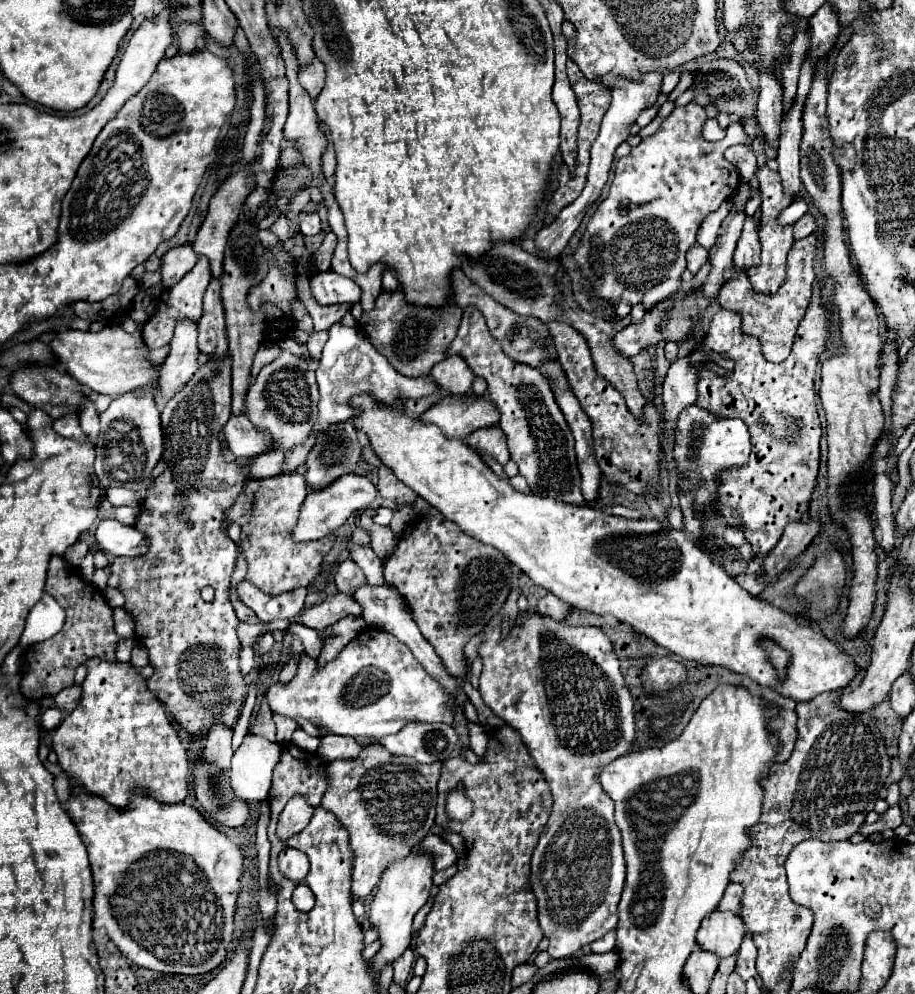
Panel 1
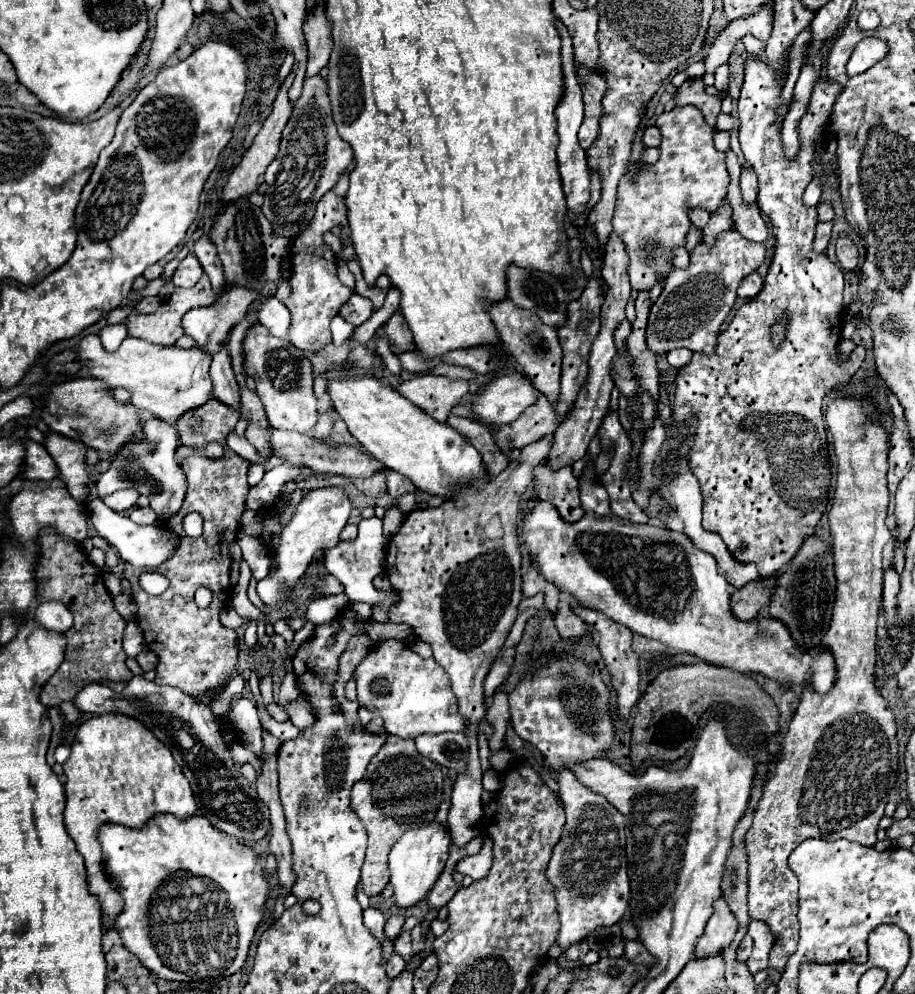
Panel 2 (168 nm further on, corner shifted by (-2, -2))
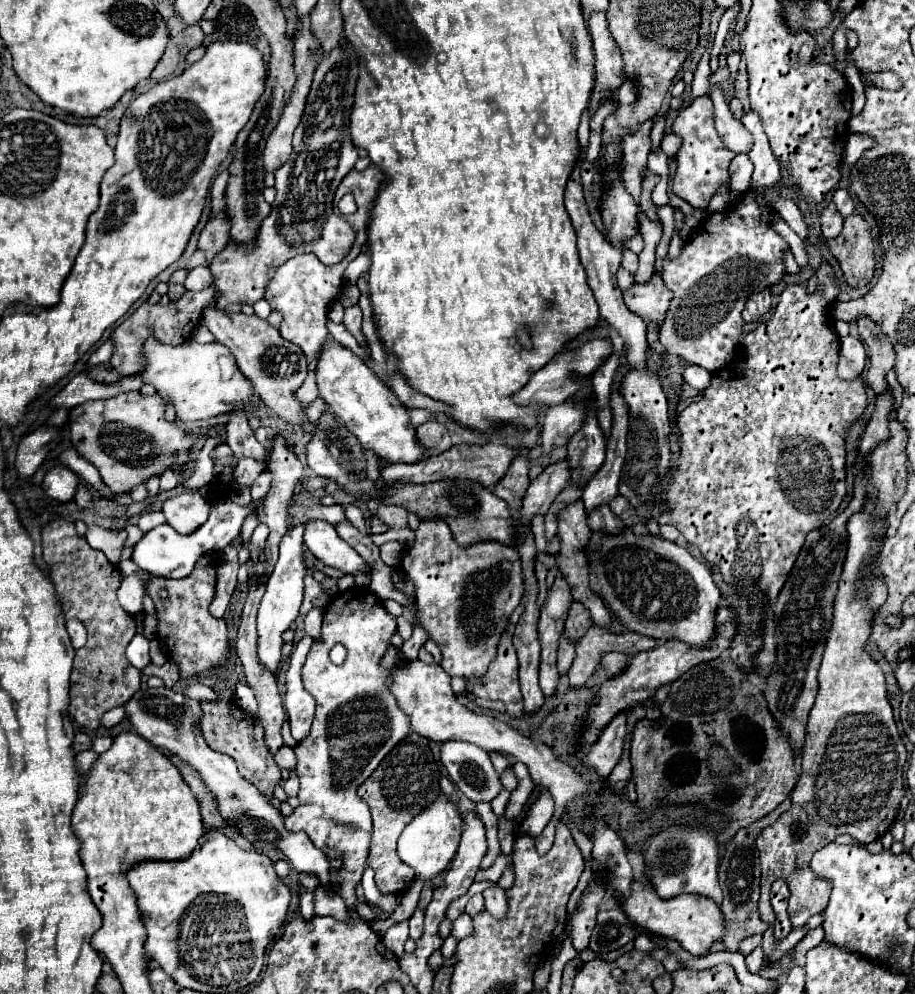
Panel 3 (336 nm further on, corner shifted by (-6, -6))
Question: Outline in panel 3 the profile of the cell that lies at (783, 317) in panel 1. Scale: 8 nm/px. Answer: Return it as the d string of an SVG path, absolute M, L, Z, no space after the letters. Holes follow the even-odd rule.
M832 203L822 211L820 221L822 221L822 235L826 239L832 239L832 237L836 237L842 231L842 221L844 219L838 215L838 211L834 209Z

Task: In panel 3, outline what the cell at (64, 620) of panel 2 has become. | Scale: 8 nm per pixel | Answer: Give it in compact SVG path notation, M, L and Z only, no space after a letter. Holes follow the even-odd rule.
M68 619L66 629L70 633L74 649L80 649L86 643L86 627L84 627L84 623L80 623L78 619Z

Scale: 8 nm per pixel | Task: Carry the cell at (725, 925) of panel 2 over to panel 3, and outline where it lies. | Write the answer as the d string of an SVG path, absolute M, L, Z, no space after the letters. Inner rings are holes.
M632 881L632 897L624 901L622 909L634 925L640 925L642 929L648 929L656 935L676 939L694 957L708 955L712 951L712 945L722 941L726 933L726 921L720 907L714 901L700 895L684 895L664 901L656 897L656 893L652 893L652 885L642 885Z

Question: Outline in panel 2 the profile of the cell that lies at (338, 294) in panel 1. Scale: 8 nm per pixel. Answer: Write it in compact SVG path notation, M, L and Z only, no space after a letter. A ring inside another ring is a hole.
M328 191L316 207L314 221L302 231L302 235L290 247L290 251L292 251L292 255L290 255L290 269L292 269L290 291L292 293L284 301L284 305L290 309L290 315L294 313L296 321L302 327L292 327L292 323L290 323L288 341L306 353L314 353L314 351L326 347L328 343L332 343L330 321L332 321L332 317L338 315L340 307L352 295L352 291L340 283L338 273L336 273L336 257L322 239L324 233L328 233L332 227L346 225L346 221L348 221L346 213L348 211L346 211L344 197L336 195L334 191Z

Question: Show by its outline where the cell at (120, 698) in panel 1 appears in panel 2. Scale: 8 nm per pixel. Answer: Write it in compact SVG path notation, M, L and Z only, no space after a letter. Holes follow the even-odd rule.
M98 715L90 721L82 723L76 735L76 743L72 745L70 759L64 763L66 773L66 809L64 809L64 825L68 835L74 839L78 853L84 857L86 863L86 881L90 887L90 893L98 899L102 915L104 915L104 929L114 929L116 917L122 913L124 899L120 897L116 885L104 871L104 859L102 849L98 843L98 831L104 823L116 823L130 829L142 829L156 813L172 813L178 819L188 819L196 813L196 801L190 789L188 779L184 777L180 765L174 761L170 749L158 741L148 729L126 715Z

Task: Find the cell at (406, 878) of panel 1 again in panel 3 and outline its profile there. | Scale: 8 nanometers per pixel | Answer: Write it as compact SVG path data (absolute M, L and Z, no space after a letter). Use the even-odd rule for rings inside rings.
M444 795L438 799L436 805L430 805L428 809L424 809L424 813L420 813L420 817L410 821L410 825L402 831L398 839L398 855L406 865L414 869L414 881L434 881L444 873L444 869L456 855L460 833L460 813L454 807L454 803L450 803Z

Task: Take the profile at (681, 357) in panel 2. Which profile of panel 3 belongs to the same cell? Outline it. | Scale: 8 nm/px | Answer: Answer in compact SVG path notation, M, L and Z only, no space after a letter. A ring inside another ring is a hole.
M686 365L684 367L684 381L698 391L702 391L710 379L712 379L712 373L708 373L706 369L700 369L698 365Z

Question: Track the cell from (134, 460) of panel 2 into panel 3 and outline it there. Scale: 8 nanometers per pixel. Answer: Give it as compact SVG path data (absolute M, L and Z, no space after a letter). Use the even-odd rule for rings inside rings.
M180 493L162 505L166 523L182 535L190 535L208 519L208 501L200 493Z

